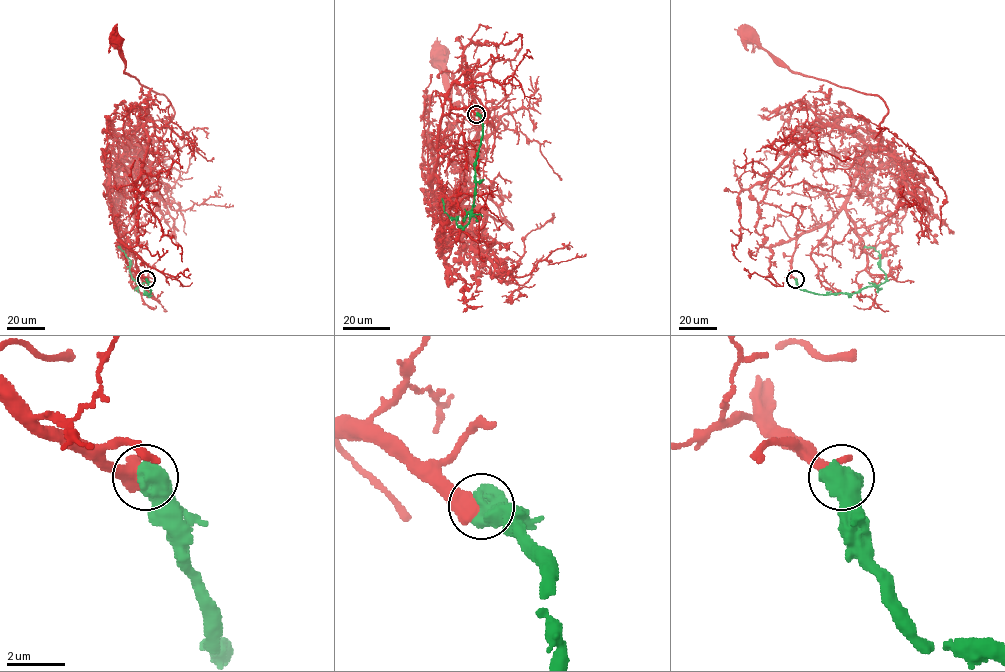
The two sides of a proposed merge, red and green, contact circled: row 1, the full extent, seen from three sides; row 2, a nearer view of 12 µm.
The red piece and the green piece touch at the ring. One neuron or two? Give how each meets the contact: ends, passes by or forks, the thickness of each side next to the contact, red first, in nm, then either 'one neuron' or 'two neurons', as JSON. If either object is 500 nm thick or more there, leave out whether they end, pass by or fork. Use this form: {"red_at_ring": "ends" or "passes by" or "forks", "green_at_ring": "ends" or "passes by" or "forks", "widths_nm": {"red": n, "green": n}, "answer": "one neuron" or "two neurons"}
{"widths_nm": {"red": 600, "green": 900}, "answer": "two neurons"}

